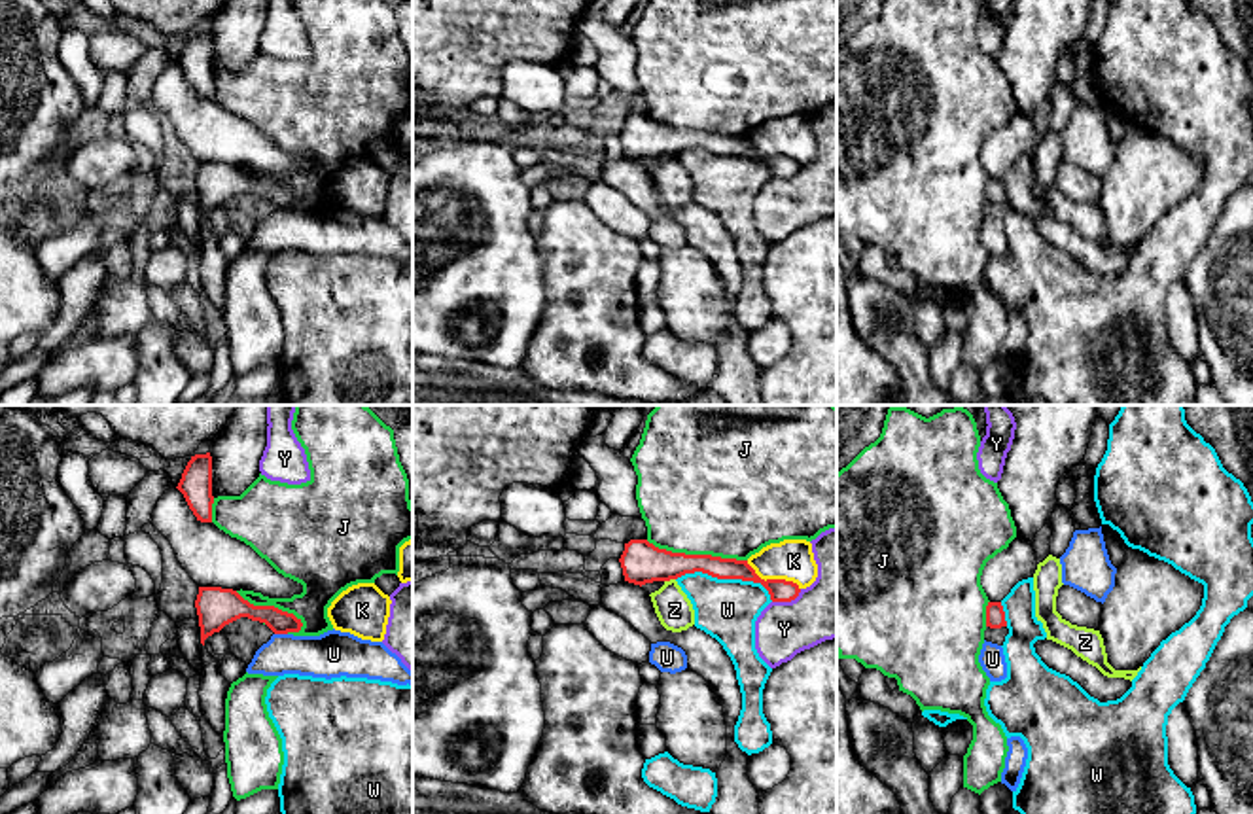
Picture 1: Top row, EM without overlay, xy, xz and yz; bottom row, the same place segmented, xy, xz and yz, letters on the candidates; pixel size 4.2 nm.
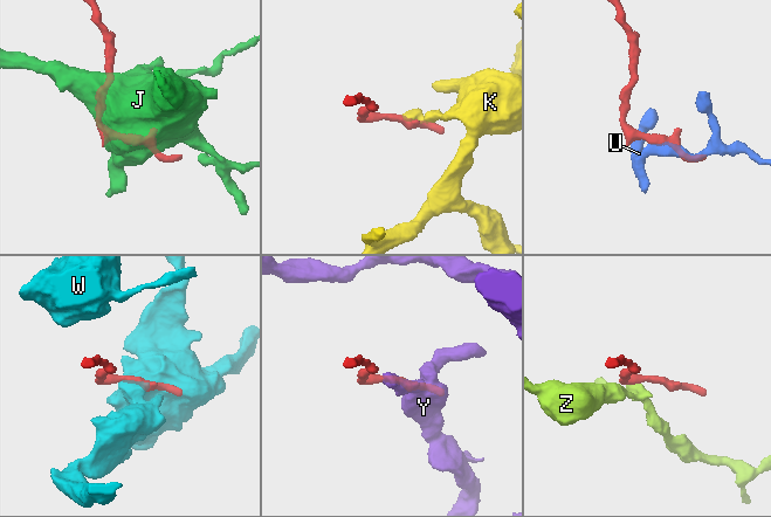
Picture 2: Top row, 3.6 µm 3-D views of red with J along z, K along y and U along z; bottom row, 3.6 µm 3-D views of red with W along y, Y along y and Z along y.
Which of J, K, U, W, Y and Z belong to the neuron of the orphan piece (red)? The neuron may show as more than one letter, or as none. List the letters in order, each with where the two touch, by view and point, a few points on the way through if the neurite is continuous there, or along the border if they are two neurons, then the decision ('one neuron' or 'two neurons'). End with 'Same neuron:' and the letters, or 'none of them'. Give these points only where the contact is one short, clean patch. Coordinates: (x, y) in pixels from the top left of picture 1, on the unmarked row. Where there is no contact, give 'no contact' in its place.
J: meets red in xz at (697, 131); two neurons
K: meets red in xz at (773, 156); two neurons
U: meets red in xy at (281, 209); two neurons
W: meets red in xz at (727, 154); two neurons
Y: meets red in xz at (788, 176); two neurons
Z: meets red in xz at (669, 156); two neurons
Same neuron: none of them

